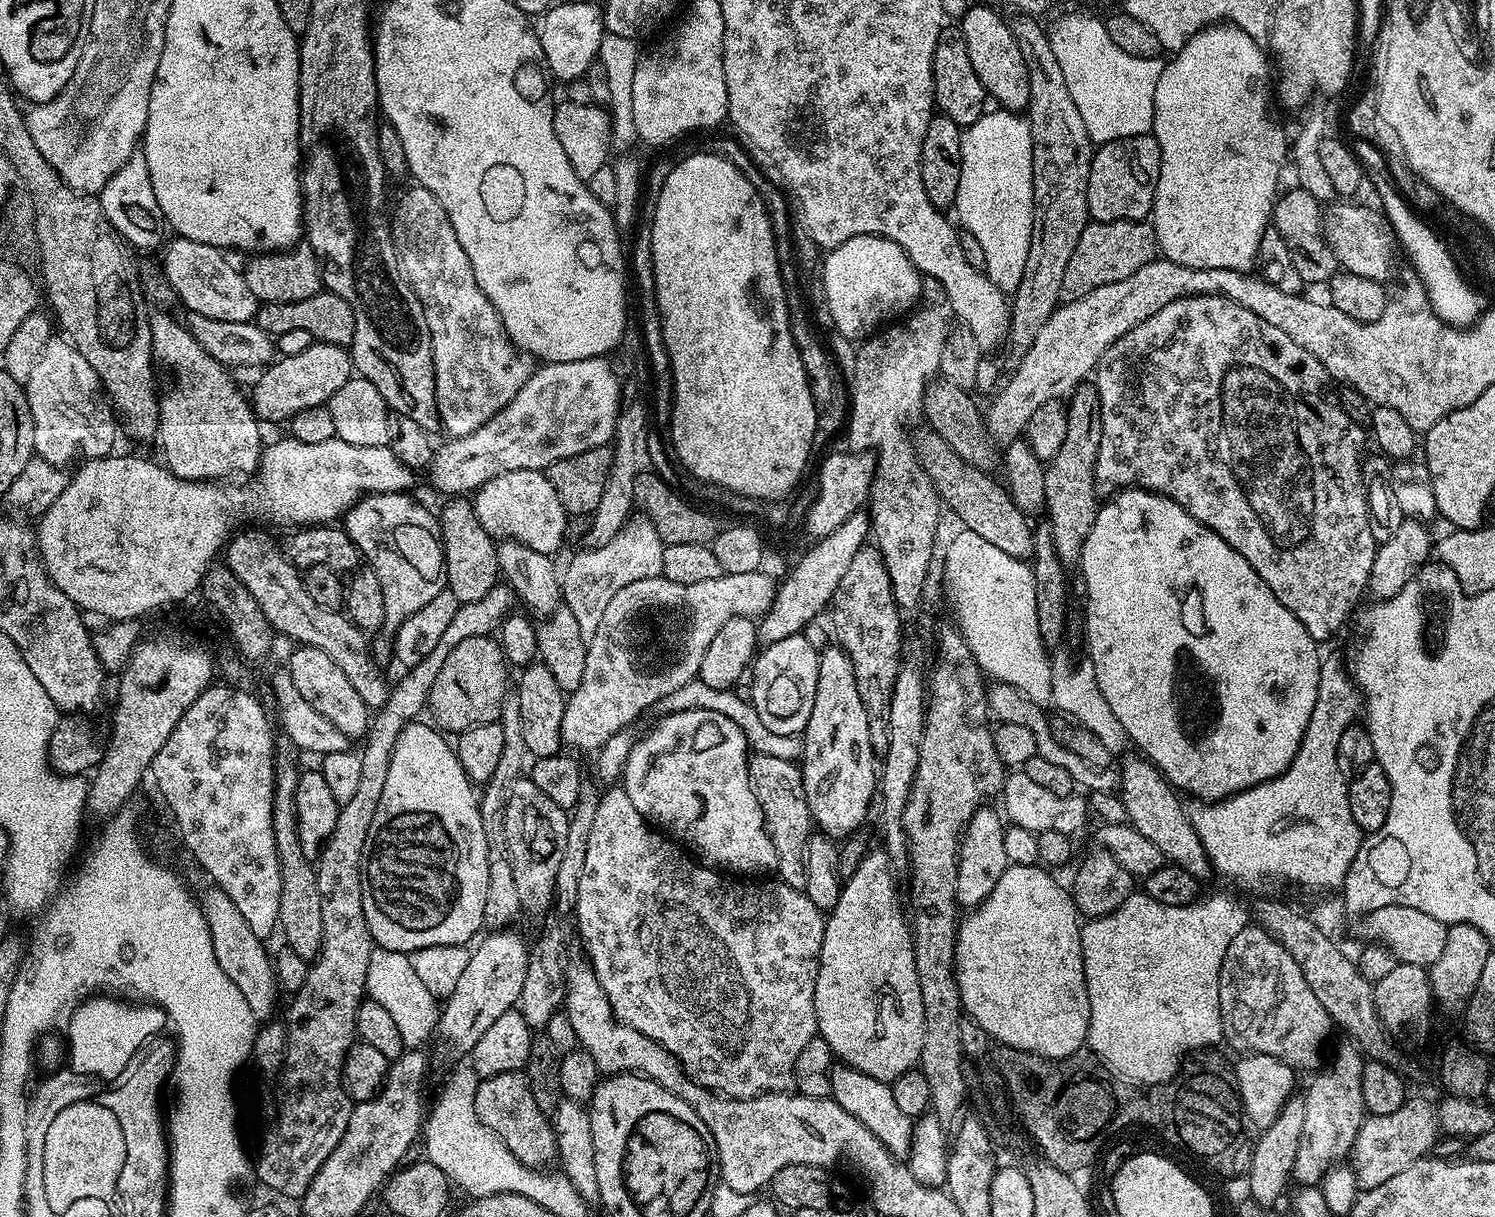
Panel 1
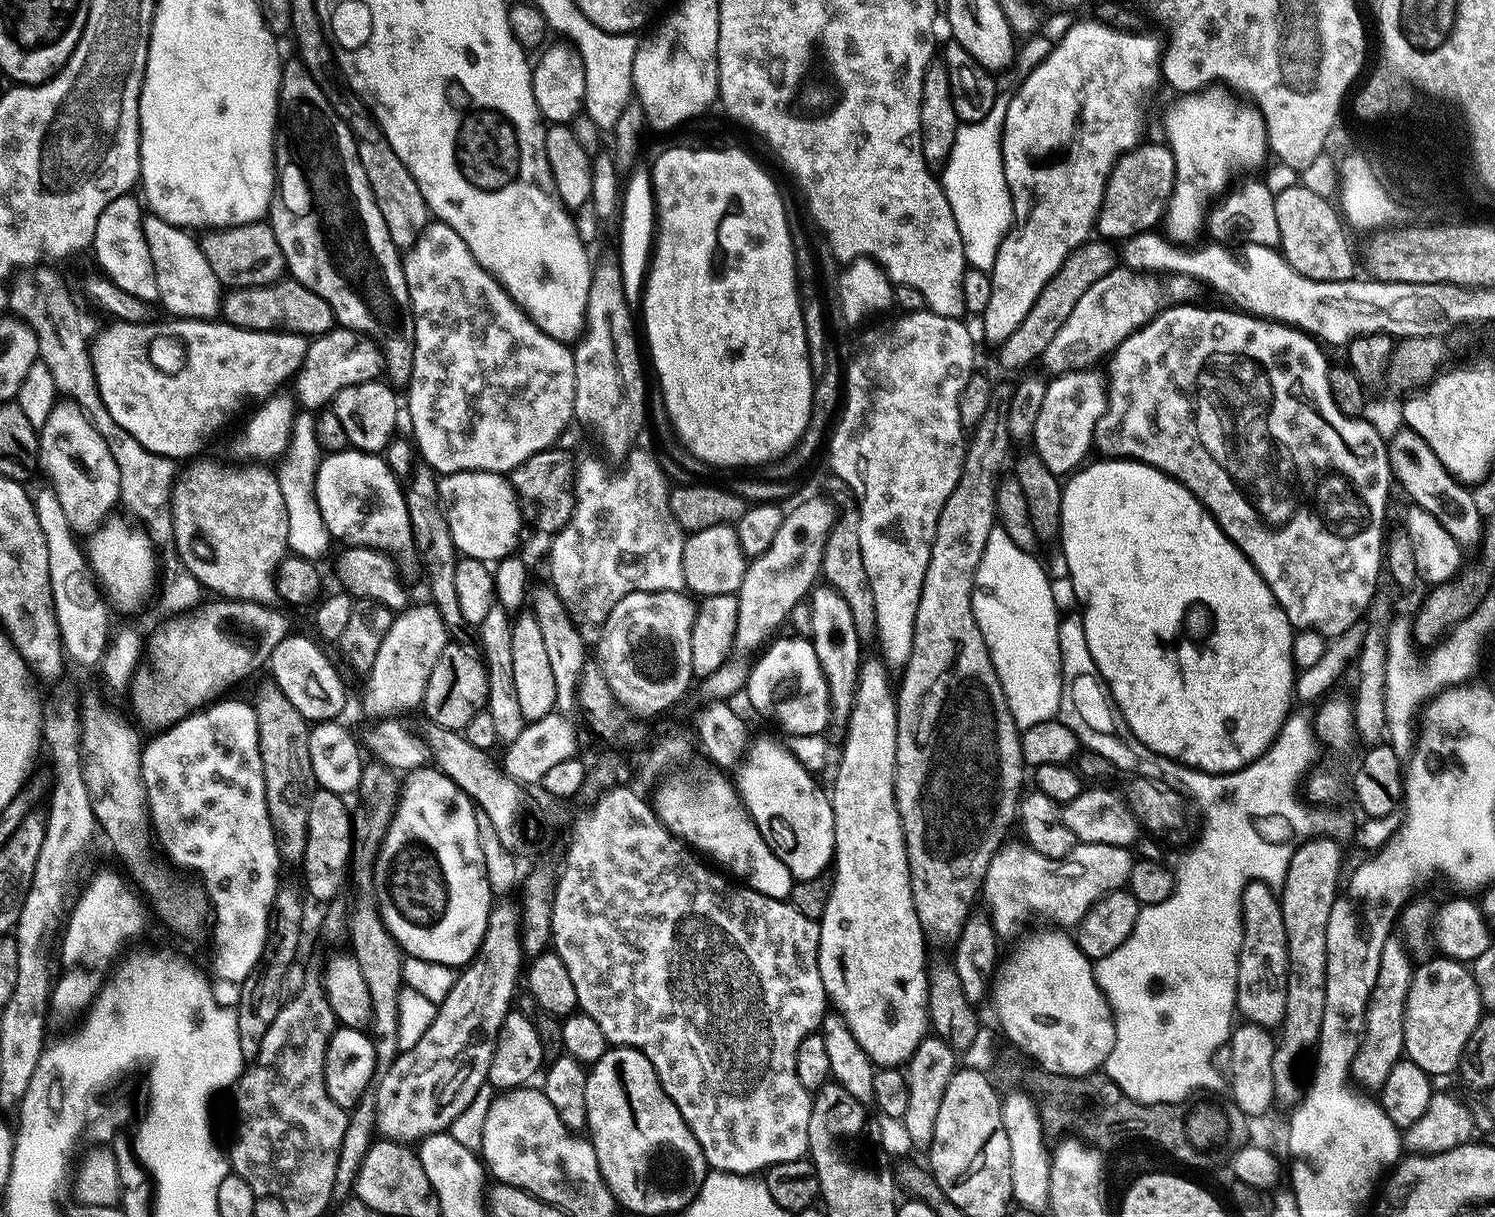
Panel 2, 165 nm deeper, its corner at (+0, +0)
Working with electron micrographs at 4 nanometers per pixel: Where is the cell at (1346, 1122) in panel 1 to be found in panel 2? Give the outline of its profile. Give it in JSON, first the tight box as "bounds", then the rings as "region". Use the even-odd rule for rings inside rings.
{"bounds":[1350,938,1413,1093],"region":[[[1389,938],[1385,944],[1380,945],[1376,981],[1370,990],[1368,1008],[1364,1011],[1364,1031],[1350,1069],[1351,1079],[1356,1079],[1355,1083],[1369,1093],[1379,1093],[1390,1070],[1394,1070],[1394,1066],[1404,1056],[1404,1006],[1413,971],[1413,961],[1399,939]]]}

